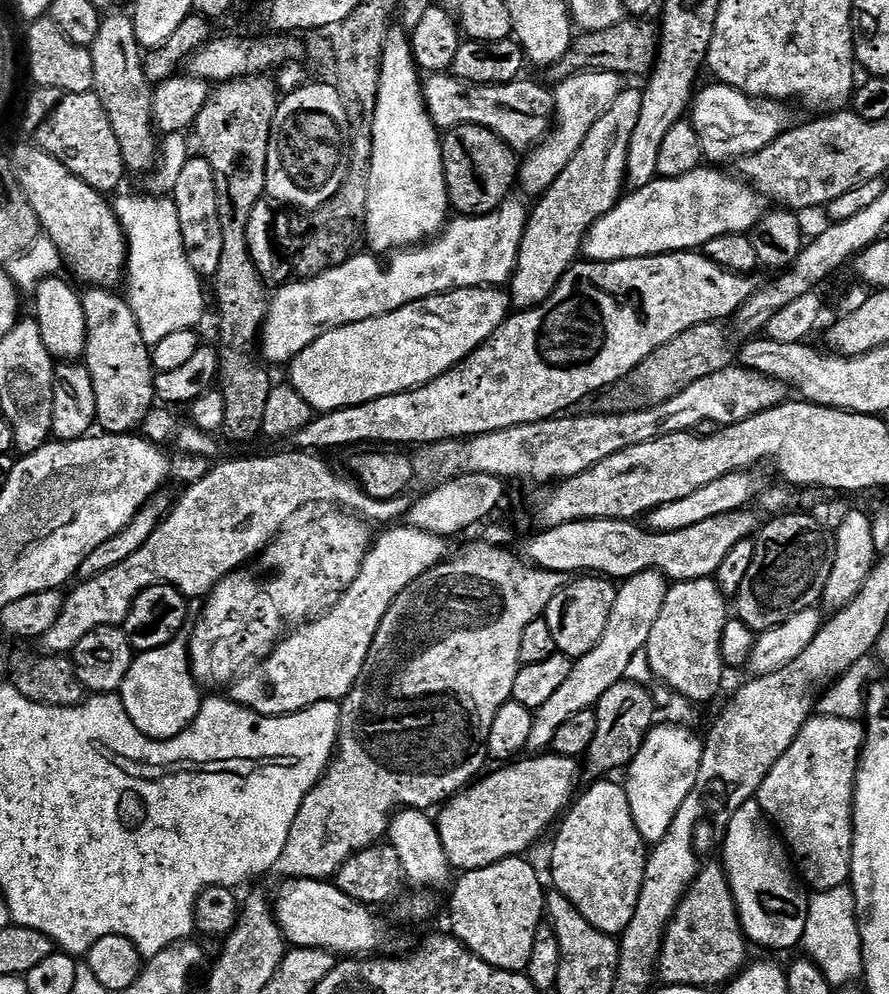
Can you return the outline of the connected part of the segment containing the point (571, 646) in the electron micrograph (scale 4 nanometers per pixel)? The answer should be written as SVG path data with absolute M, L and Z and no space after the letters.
M592 574L587 578L569 579L567 586L554 594L546 619L550 631L554 633L557 653L569 658L579 658L598 646L603 631L606 630L606 622L610 619L610 612L614 608L617 589L613 581L599 574Z

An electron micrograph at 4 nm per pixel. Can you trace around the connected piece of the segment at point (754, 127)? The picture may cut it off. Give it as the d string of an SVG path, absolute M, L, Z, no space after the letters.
M719 82L702 88L695 93L690 105L690 119L694 130L698 130L700 148L709 161L739 161L741 156L749 156L770 146L770 142L774 142L790 127L788 112L784 109L787 107L777 101L753 98Z

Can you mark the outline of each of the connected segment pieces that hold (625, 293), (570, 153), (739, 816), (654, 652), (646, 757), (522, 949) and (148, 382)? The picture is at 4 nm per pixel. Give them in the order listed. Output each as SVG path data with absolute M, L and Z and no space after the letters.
M699 251L690 252L667 252L664 256L643 256L642 258L630 258L629 260L615 260L614 262L577 262L573 264L571 270L558 282L558 286L552 291L543 302L534 308L517 311L509 315L504 325L492 335L492 339L484 343L481 348L474 350L457 367L451 368L446 374L434 378L428 384L422 384L418 388L411 388L408 392L398 394L386 394L386 398L374 398L374 402L362 402L358 406L349 408L339 408L333 412L322 412L313 415L310 426L302 426L294 437L297 449L313 454L328 454L331 448L344 448L352 450L357 446L401 446L400 444L412 444L411 446L423 446L425 444L437 444L443 440L463 440L473 436L481 436L487 432L497 432L506 430L514 426L523 424L533 424L543 420L553 419L561 414L567 413L575 404L583 402L587 396L592 396L595 392L600 392L603 388L608 388L611 384L616 384L620 379L631 377L632 371L638 367L650 354L654 354L666 342L678 338L690 326L699 324L711 324L713 322L724 322L735 317L737 310L756 293L757 281L752 281L753 277L748 274L731 272L706 258Z
M580 72L555 85L556 114L552 130L523 157L518 168L519 187L524 187L533 198L543 196L556 181L558 174L566 170L570 158L578 154L578 146L586 142L590 126L594 126L594 122L598 122L598 118L602 118L610 106L614 106L614 98L618 98L621 91L621 77L614 72Z
M759 799L747 800L732 815L723 832L722 867L728 876L745 937L760 948L797 947L806 930L809 897L800 893L801 885L789 867L785 845L765 816Z
M715 579L673 583L654 621L646 647L653 677L696 704L714 699L720 692L720 683L726 673L720 646L722 630L728 625L729 619L729 601L716 585Z
M657 723L648 731L648 737L626 769L628 780L623 781L634 826L645 845L657 844L666 830L670 830L670 822L674 822L674 814L678 814L682 802L686 802L686 794L694 790L694 778L698 778L703 753L701 737L696 737L688 728Z
M511 856L494 866L465 872L455 881L456 889L452 892L452 928L455 936L465 948L491 968L507 972L524 972L534 950L534 934L542 926L546 916L546 888L540 885L540 876L532 864L527 864L524 856Z
M93 287L83 293L86 350L82 363L94 382L97 425L105 433L126 436L143 429L144 419L157 403L156 382L150 346L143 340L134 310L123 295L116 294L107 288Z

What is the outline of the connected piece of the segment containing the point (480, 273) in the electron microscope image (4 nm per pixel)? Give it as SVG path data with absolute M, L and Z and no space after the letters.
M516 199L505 200L495 212L485 216L453 219L439 236L419 246L393 251L385 259L389 259L385 264L379 264L376 261L379 259L372 254L353 254L339 268L326 270L313 280L296 278L293 284L285 282L279 285L269 299L268 313L260 329L259 355L269 365L288 366L323 332L390 314L410 302L443 292L507 285L516 273L518 254L530 215L529 205Z

